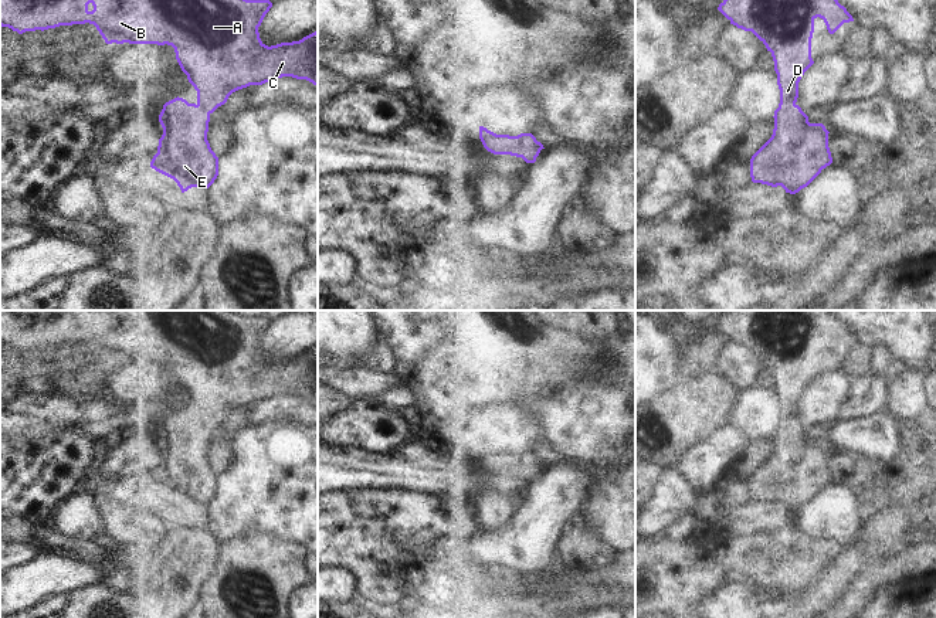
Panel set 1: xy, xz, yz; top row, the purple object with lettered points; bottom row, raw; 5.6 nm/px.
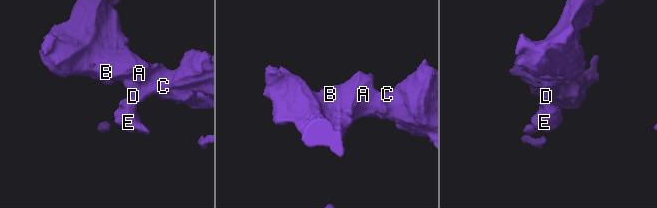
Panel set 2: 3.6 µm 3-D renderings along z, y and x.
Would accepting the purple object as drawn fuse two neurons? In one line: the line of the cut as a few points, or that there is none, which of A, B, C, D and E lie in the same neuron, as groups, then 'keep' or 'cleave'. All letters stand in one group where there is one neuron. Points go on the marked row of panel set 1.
cut none; groups A B C D E; keep

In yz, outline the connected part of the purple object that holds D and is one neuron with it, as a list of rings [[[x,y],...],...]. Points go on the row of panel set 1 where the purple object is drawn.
[[[723,0],[718,10],[730,24],[752,31],[771,52],[780,103],[771,137],[752,156],[753,183],[781,186],[796,194],[832,163],[828,130],[810,123],[796,103],[798,82],[814,64],[814,20],[823,18],[830,34],[854,21],[838,0]]]

